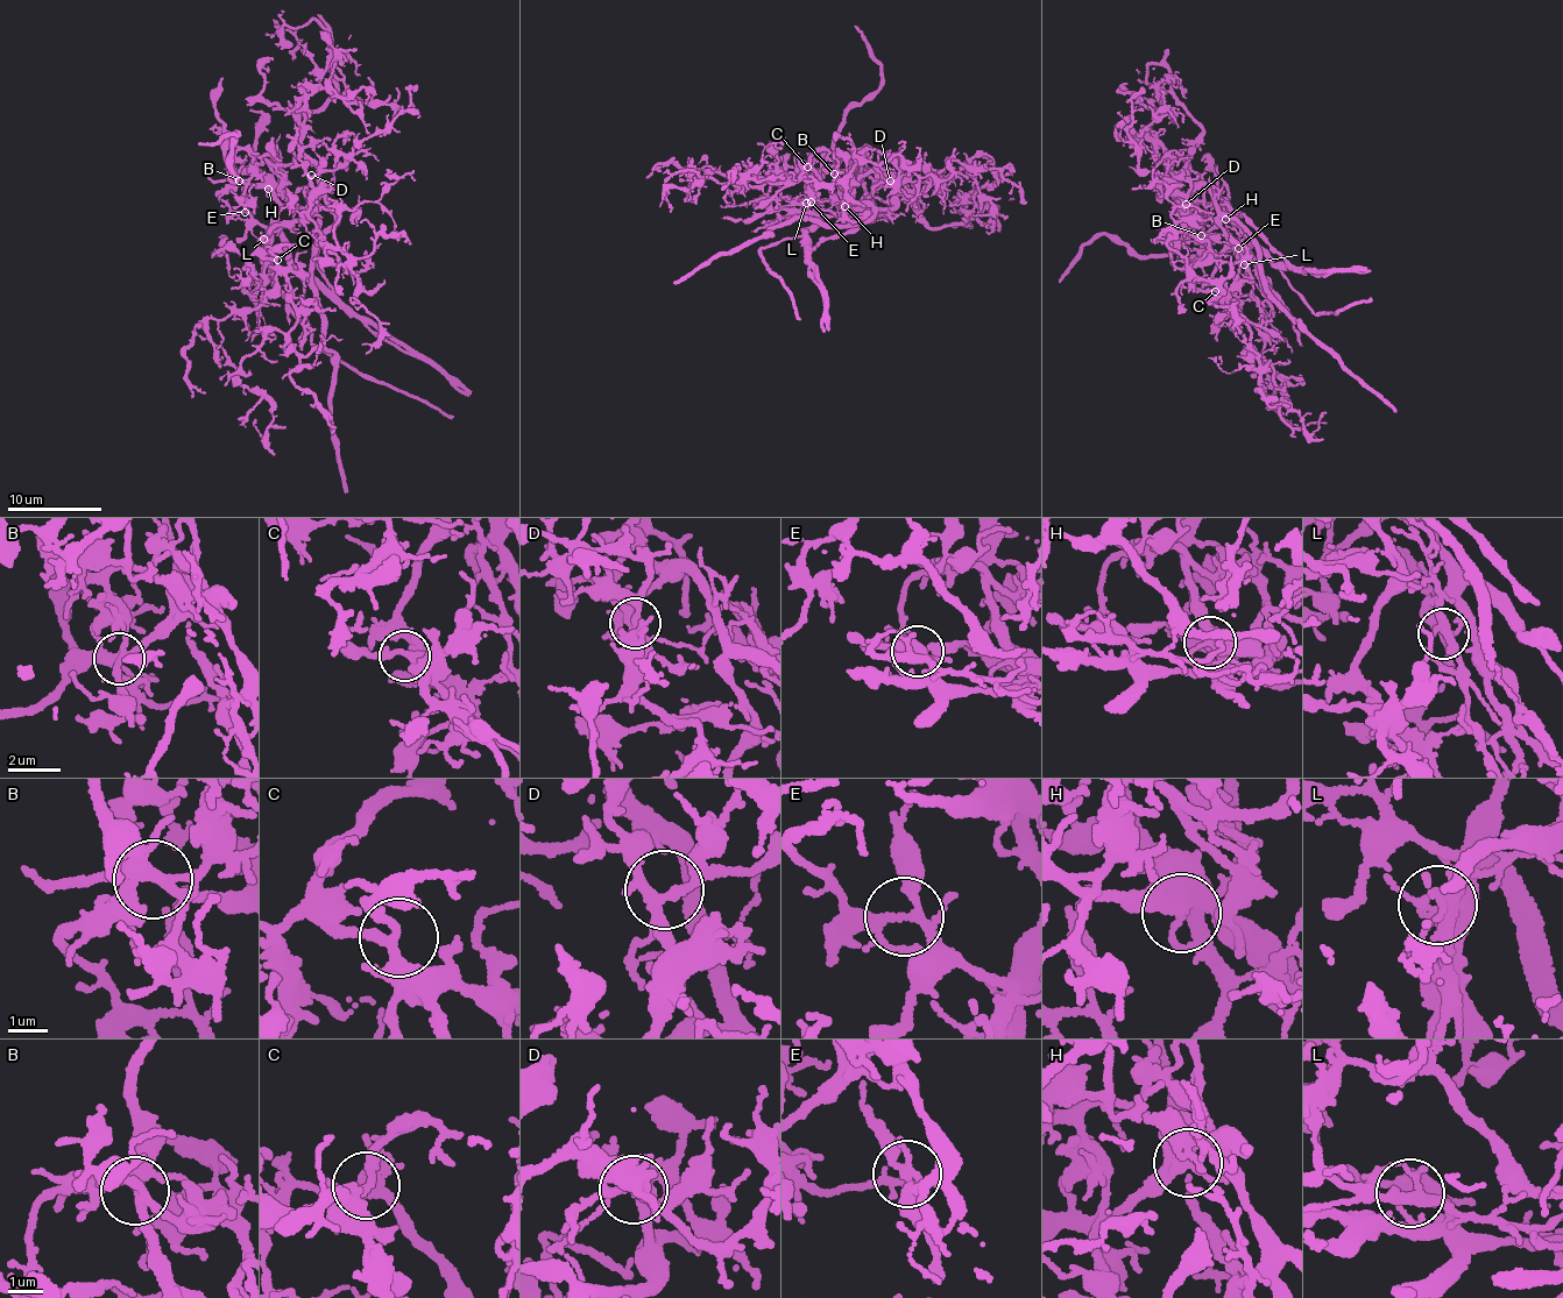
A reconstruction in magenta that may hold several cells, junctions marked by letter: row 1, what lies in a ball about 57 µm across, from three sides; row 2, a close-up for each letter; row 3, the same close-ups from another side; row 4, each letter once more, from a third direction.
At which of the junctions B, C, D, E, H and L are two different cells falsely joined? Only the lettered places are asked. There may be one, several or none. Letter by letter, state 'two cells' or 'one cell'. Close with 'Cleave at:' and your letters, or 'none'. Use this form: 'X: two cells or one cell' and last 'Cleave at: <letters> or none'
B: two cells
C: one cell
D: one cell
E: two cells
H: two cells
L: one cell
Cleave at: B, E, H

